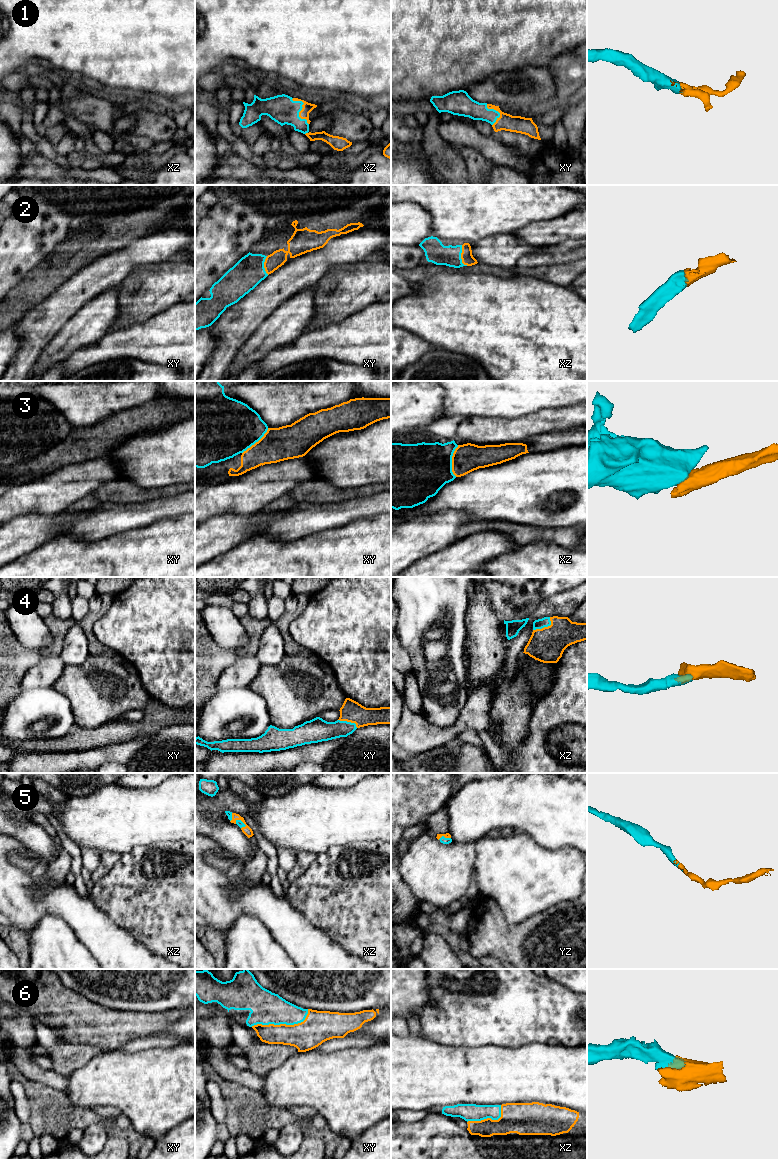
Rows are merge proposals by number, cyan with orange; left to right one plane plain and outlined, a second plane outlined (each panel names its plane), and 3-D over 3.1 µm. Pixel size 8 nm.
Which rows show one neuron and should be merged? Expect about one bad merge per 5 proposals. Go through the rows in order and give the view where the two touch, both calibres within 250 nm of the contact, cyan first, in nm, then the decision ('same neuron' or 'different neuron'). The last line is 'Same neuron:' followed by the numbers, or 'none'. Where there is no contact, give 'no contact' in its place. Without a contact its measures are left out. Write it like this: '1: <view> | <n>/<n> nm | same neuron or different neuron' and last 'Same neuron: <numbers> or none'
1: xz | 220/80 nm | same neuron
2: xz | 170/100 nm | same neuron
3: xz | 420/220 nm | different neuron
4: xz | 80/280 nm | same neuron
5: xz | 50/70 nm | same neuron
6: xy | 260/240 nm | same neuron
Same neuron: 1, 2, 4, 5, 6

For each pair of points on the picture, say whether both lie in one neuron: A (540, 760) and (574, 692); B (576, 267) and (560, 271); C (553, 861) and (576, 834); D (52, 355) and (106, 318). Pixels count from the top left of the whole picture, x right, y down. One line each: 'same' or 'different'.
A: same
B: same
C: different
D: same

